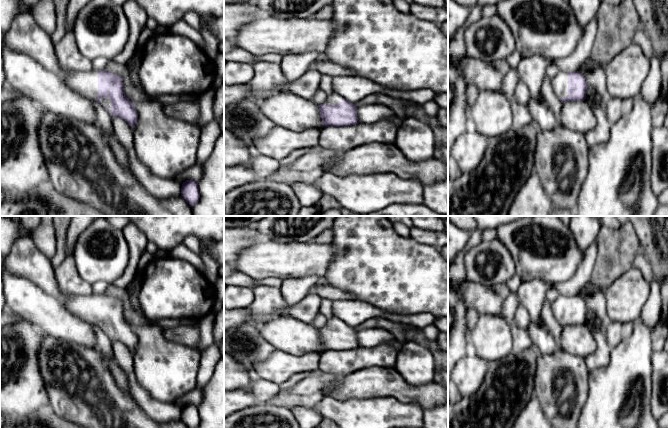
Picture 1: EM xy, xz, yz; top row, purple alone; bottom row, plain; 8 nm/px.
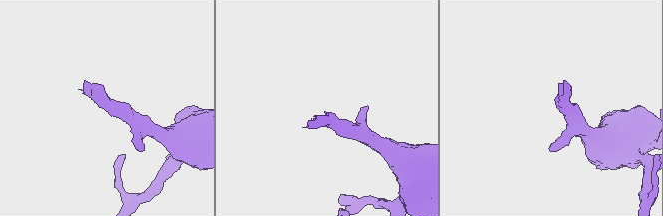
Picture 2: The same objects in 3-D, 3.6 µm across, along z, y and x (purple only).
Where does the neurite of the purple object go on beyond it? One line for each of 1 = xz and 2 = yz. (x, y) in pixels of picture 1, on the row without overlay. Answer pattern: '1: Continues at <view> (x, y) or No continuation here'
1: Continues at xz (341, 363)
2: Continues at yz (559, 307)

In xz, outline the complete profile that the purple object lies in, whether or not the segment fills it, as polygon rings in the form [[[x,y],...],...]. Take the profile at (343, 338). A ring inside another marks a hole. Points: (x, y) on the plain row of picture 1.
[[[330,318],[326,325],[318,329],[324,352],[320,354],[319,369],[323,373],[346,376],[366,367],[395,367],[402,343],[394,340],[375,347],[361,347],[357,341],[357,331],[338,318]]]

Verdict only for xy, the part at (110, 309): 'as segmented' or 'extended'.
extended

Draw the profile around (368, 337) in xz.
[[[364,328],[357,331],[357,341],[360,347],[370,348],[395,340],[392,333],[382,328]]]

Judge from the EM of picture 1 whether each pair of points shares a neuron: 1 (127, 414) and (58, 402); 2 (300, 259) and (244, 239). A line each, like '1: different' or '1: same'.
1: same
2: different

